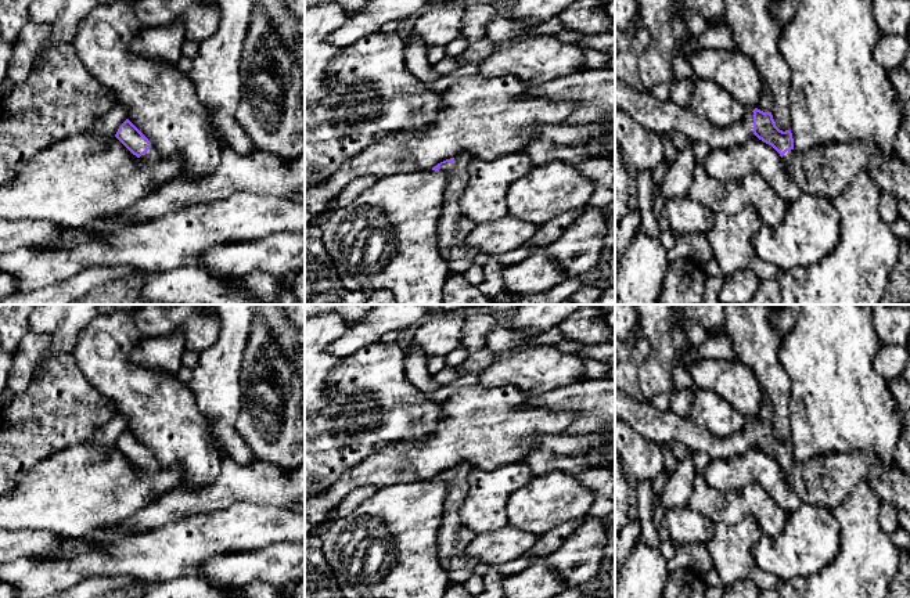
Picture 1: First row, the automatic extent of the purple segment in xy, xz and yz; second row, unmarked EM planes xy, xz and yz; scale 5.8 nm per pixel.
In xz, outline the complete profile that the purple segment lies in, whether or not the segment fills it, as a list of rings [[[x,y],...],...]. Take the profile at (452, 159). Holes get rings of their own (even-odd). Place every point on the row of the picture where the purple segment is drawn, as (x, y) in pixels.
[[[470,155],[446,159],[432,167],[447,174],[442,215],[438,223],[439,252],[449,260],[452,274],[463,274],[479,253],[476,248],[464,244],[475,224],[461,212],[460,198],[468,183]]]

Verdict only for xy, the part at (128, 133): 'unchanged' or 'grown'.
grown

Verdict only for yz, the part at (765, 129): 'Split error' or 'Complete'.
Split error

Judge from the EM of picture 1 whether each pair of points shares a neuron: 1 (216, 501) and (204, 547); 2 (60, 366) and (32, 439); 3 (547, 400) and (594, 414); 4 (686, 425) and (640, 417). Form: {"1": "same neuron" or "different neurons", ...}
{"1": "different neurons", "2": "same neuron", "3": "same neuron", "4": "same neuron"}

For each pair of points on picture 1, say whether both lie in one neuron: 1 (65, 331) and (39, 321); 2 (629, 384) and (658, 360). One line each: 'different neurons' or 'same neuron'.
1: same neuron
2: different neurons

